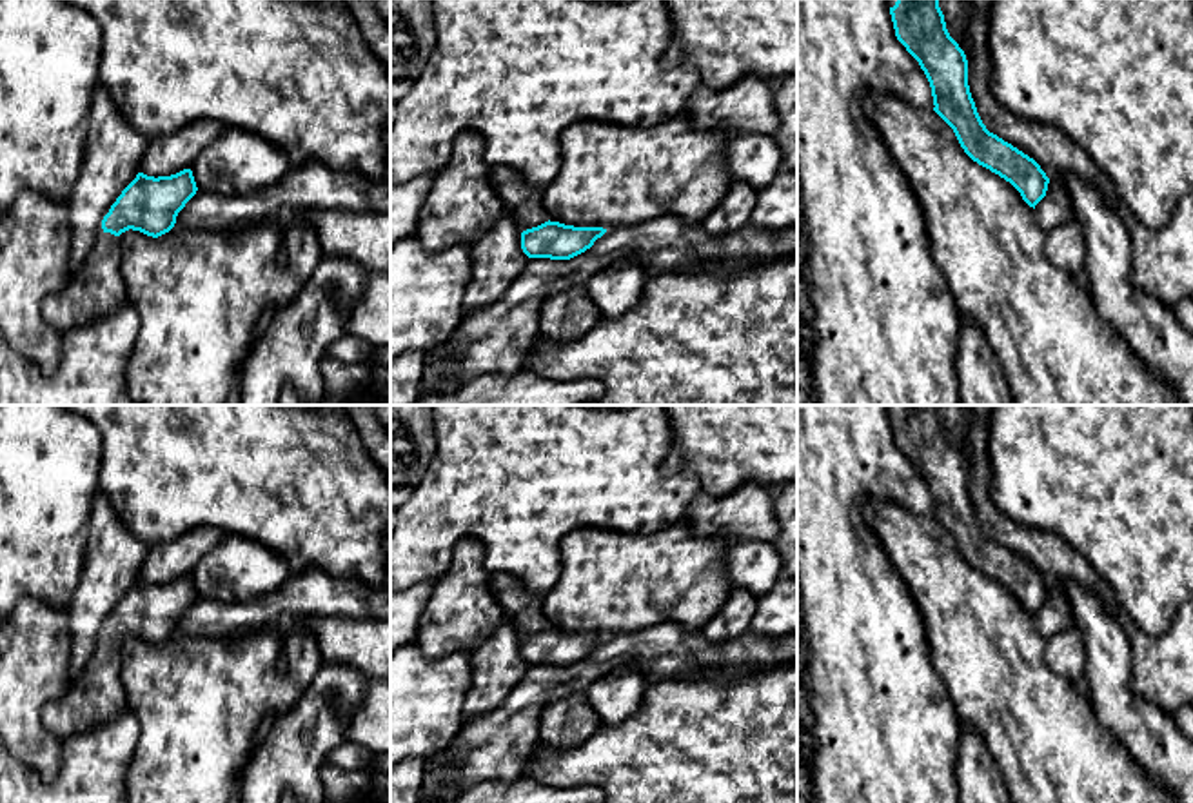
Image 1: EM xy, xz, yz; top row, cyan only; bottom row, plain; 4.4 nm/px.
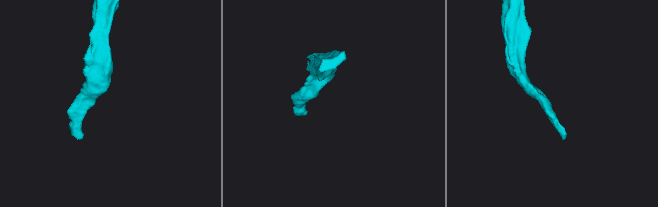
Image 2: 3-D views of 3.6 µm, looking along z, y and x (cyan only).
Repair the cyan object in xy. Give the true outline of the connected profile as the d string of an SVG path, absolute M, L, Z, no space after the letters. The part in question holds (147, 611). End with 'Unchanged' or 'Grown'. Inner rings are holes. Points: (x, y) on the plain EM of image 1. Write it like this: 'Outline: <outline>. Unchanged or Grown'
Outline: M191 576L158 585L138 580L104 623L102 636L114 643L133 636L158 645L174 634L196 598Z. Unchanged

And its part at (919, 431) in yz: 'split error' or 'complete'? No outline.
complete

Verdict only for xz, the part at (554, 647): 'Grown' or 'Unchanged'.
Unchanged

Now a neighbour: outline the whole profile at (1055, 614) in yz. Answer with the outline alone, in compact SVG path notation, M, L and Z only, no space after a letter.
M1051 585L1046 603L1035 612L1035 623L1044 638L1073 627L1073 612L1066 594Z

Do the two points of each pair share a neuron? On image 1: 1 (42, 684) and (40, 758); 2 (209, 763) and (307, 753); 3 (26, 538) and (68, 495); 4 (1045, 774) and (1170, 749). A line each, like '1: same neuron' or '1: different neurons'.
1: same neuron
2: different neurons
3: same neuron
4: different neurons

